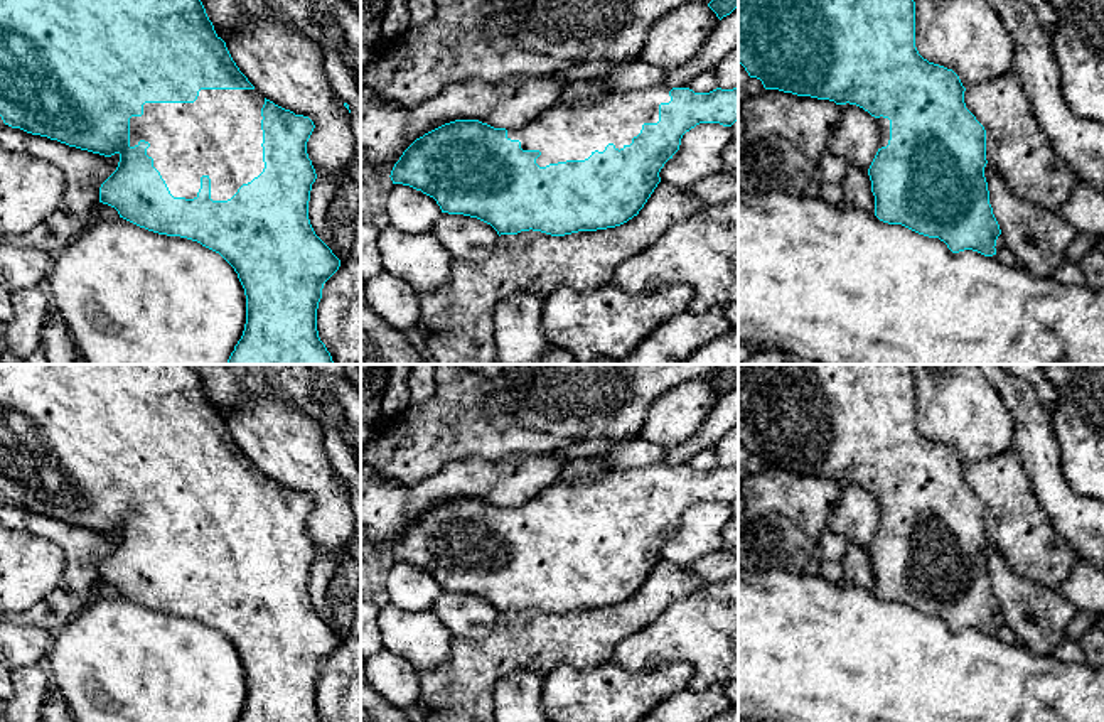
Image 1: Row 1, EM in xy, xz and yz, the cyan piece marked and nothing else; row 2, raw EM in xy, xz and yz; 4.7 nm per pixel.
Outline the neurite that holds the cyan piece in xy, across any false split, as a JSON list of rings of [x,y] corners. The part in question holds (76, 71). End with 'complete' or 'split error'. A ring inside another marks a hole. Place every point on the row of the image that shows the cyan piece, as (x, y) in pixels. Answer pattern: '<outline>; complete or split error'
[[[0,0],[0,116],[12,128],[69,147],[105,157],[118,154],[116,170],[99,187],[99,202],[148,231],[197,241],[234,268],[246,295],[246,324],[226,364],[334,364],[319,337],[317,309],[324,283],[339,270],[340,260],[315,234],[308,219],[310,191],[317,174],[307,154],[307,142],[315,125],[308,116],[266,100],[248,81],[226,42],[216,34],[201,0]]]; split error

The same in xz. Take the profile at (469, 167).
[[[646,88],[560,103],[521,128],[494,128],[479,120],[455,120],[416,138],[391,170],[393,184],[410,186],[433,197],[442,213],[464,214],[490,224],[497,234],[541,231],[565,236],[615,228],[644,207],[664,164],[679,150],[686,132],[699,123],[732,127],[738,120],[738,88],[694,93],[689,88]]]; split error

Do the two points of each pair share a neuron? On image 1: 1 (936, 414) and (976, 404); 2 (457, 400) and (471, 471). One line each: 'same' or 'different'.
1: same
2: different

